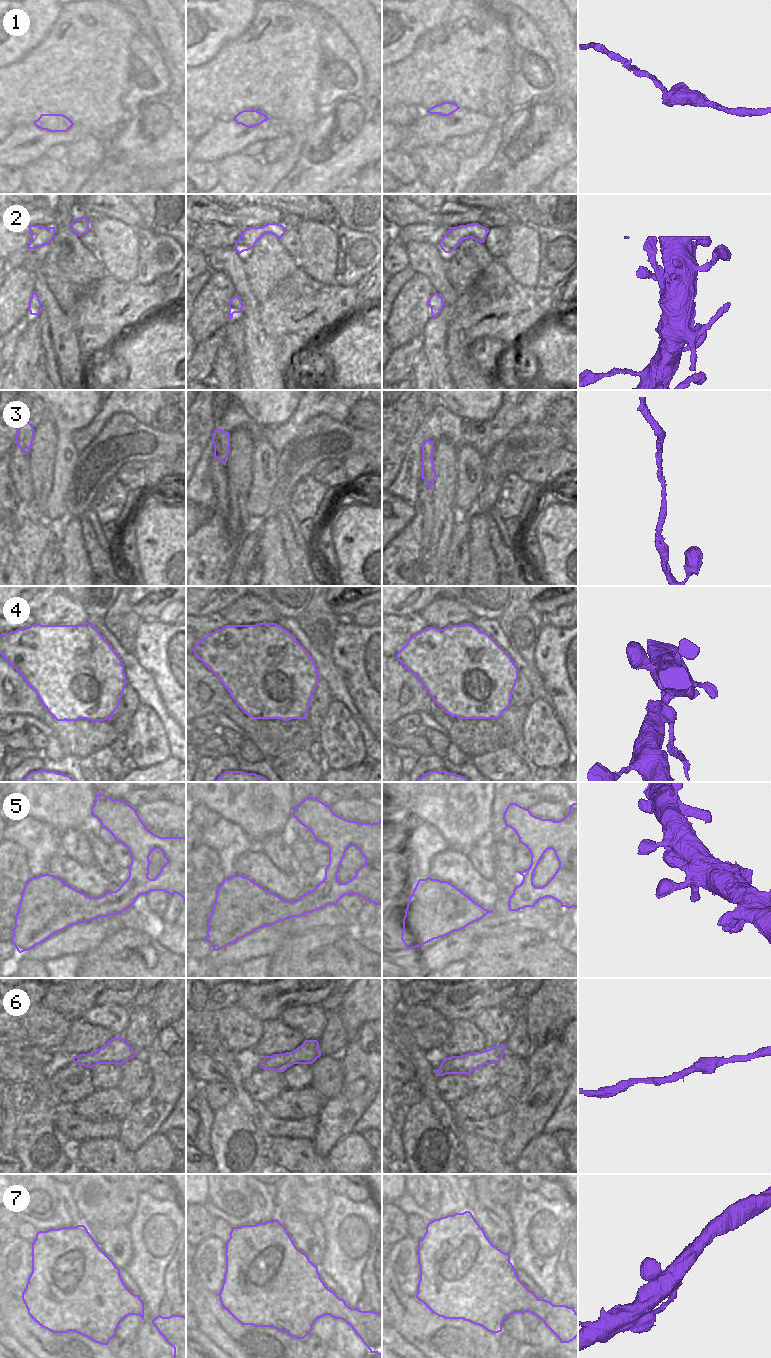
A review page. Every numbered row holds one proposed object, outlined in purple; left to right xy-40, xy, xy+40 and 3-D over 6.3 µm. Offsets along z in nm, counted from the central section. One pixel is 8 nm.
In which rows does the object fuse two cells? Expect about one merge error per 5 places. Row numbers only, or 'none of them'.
4, 7

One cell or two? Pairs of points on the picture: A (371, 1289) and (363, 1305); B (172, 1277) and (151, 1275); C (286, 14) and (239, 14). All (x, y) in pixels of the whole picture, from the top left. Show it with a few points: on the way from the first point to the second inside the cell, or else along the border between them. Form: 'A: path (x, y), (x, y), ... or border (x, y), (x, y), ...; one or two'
A: border (363, 1293), (369, 1300), (369, 1307), (371, 1309); two
B: border (174, 1255), (164, 1274), (165, 1293), (163, 1296); two
C: border (257, 10), (250, 26), (243, 34); two

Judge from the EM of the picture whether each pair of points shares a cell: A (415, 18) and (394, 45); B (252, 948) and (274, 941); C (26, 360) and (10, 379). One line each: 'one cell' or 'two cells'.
A: one cell
B: one cell
C: two cells

